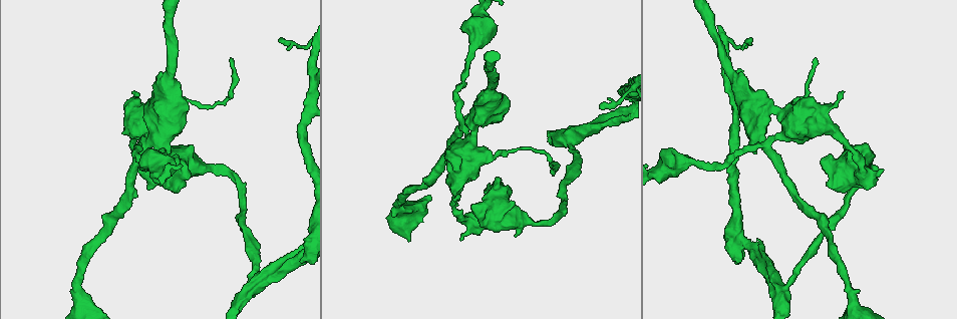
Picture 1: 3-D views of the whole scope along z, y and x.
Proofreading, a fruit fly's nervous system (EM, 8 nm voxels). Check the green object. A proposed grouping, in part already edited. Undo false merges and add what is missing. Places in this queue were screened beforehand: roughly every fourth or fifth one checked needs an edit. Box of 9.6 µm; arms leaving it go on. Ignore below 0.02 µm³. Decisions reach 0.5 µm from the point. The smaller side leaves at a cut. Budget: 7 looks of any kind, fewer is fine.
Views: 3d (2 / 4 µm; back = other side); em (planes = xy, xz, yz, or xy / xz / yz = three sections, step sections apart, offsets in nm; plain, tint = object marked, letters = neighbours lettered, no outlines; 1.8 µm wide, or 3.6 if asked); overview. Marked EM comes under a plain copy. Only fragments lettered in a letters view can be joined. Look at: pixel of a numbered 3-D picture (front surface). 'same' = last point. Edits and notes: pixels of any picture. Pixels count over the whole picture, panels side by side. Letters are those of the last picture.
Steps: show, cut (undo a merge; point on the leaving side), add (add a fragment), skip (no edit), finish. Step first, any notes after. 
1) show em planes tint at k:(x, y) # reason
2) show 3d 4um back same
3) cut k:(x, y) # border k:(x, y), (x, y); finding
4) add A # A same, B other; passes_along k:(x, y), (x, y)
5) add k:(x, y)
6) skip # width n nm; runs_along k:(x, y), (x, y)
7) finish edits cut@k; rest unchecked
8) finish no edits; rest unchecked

show em 3.6um yz step 8 letters at 1:(841, 91) # tapers out

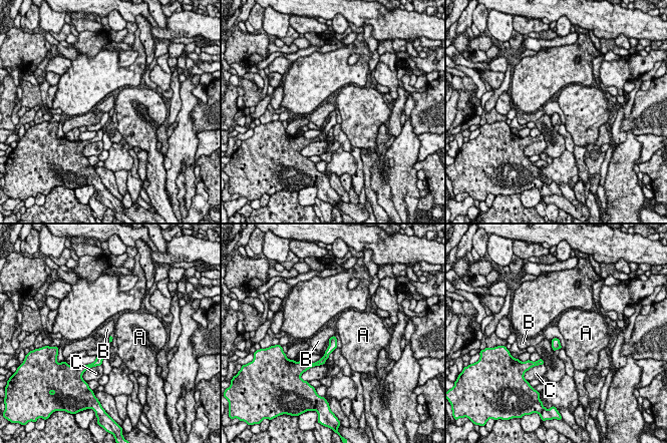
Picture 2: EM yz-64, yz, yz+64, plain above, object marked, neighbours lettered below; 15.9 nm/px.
skip # A other, B other, C other; border 2:(333, 335), (328, 339); none of them fits

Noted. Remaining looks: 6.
show 3d 2um at 1:(769, 145)

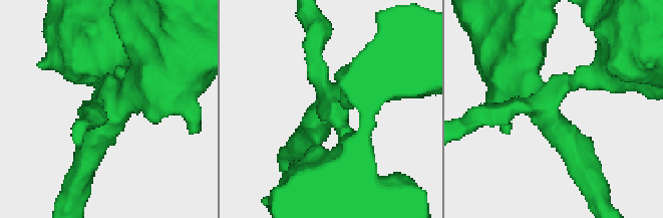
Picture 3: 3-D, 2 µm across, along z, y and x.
show em planes letters at 3:(112, 103) # now the EM

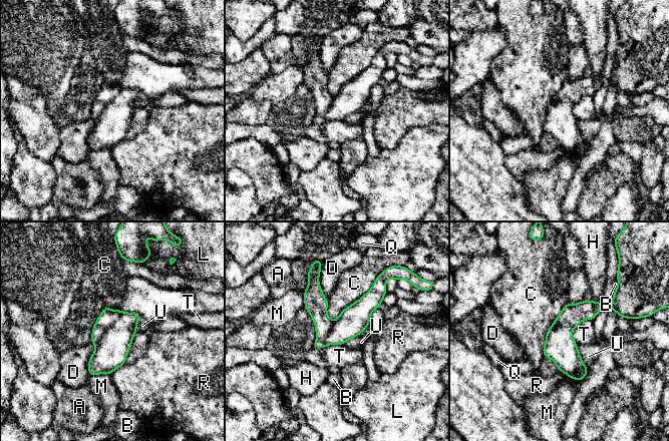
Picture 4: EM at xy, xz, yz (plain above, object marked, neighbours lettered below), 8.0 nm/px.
cut 4:(110, 353) # width 240 nm; A other, B other, C other, D other, H other, L other, M other, Q other, R other, T other, U other; border 4:(121, 312), (95, 345); a second cell is stuck on

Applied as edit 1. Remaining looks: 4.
show em 3.6um xz step 4 tint at 1:(784, 290) # calibre changes

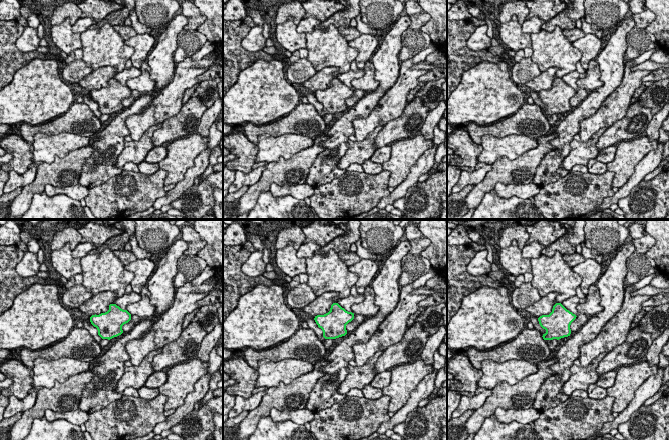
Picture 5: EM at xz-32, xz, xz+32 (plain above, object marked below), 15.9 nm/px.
show em 3.6um planes letters same

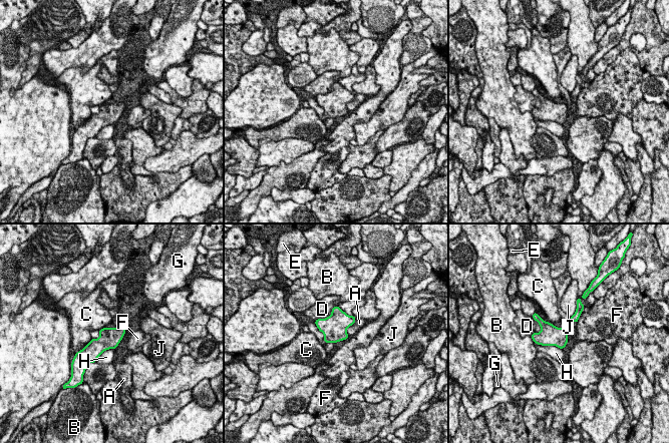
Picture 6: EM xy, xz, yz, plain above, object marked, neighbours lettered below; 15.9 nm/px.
skip # A other, B other, C other, D other, E other, F other, G other, H other, J other; border 6:(356, 318), (347, 328), (348, 335); all the same cell

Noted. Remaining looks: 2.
finish edits cut@4; rest unchecked

